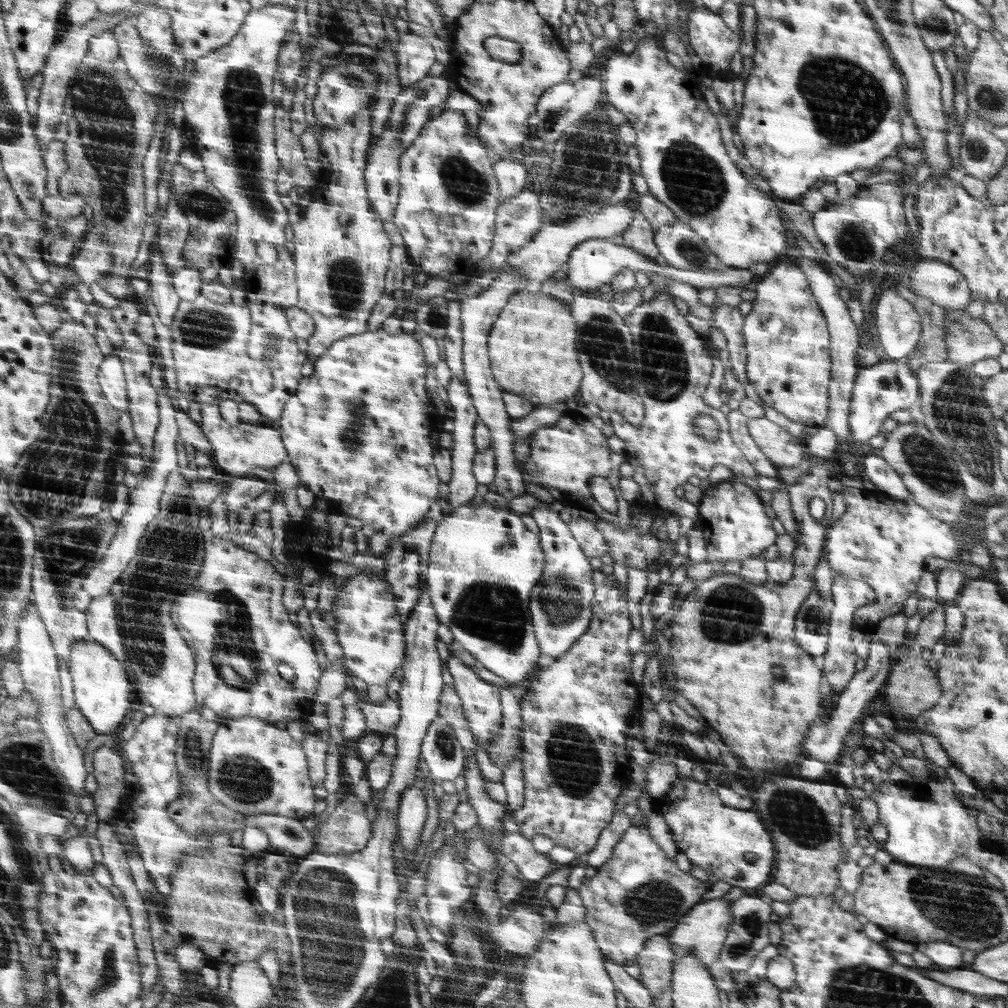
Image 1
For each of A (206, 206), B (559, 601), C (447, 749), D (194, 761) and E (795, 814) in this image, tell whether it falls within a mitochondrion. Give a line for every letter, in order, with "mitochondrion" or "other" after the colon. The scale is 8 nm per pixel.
A: mitochondrion
B: mitochondrion
C: mitochondrion
D: mitochondrion
E: mitochondrion

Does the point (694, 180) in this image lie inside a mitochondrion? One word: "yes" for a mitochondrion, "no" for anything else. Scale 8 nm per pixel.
yes

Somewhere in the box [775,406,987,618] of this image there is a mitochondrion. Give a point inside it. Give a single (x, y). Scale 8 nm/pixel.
(930, 464)

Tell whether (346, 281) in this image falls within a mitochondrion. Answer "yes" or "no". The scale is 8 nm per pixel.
yes

